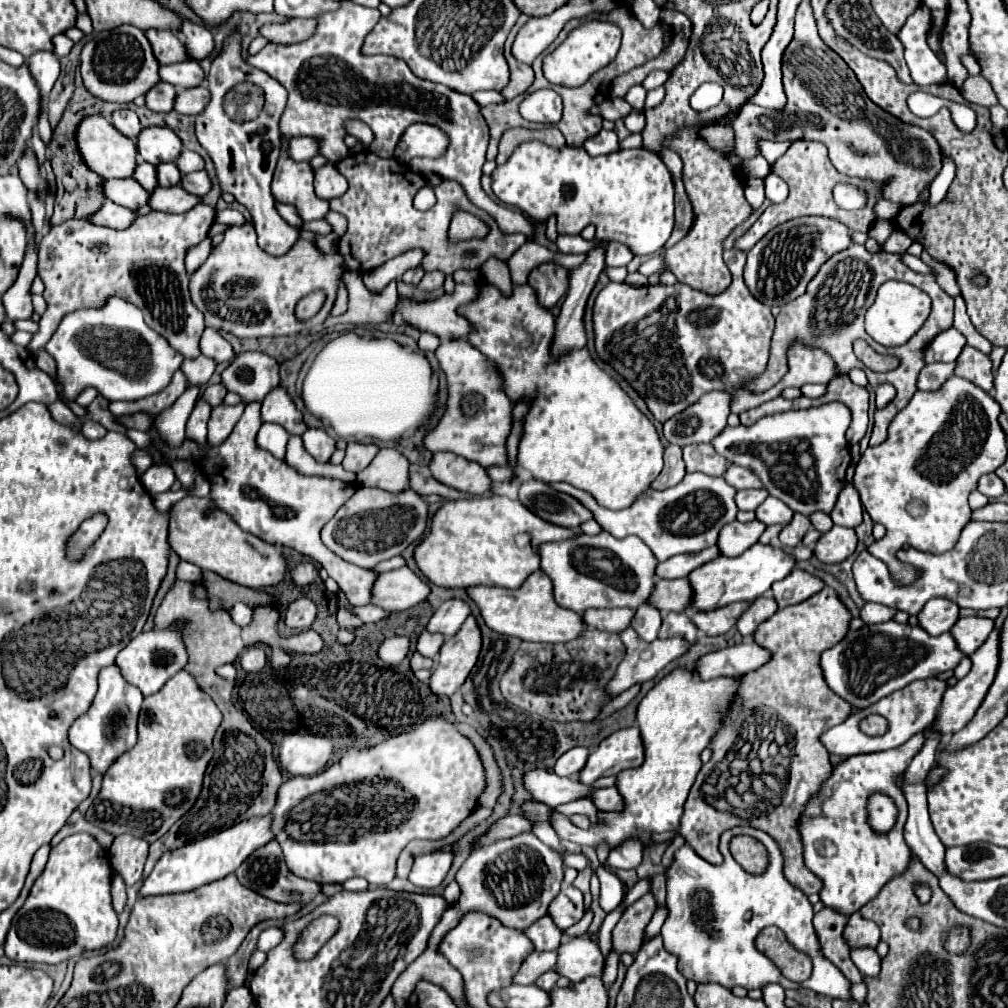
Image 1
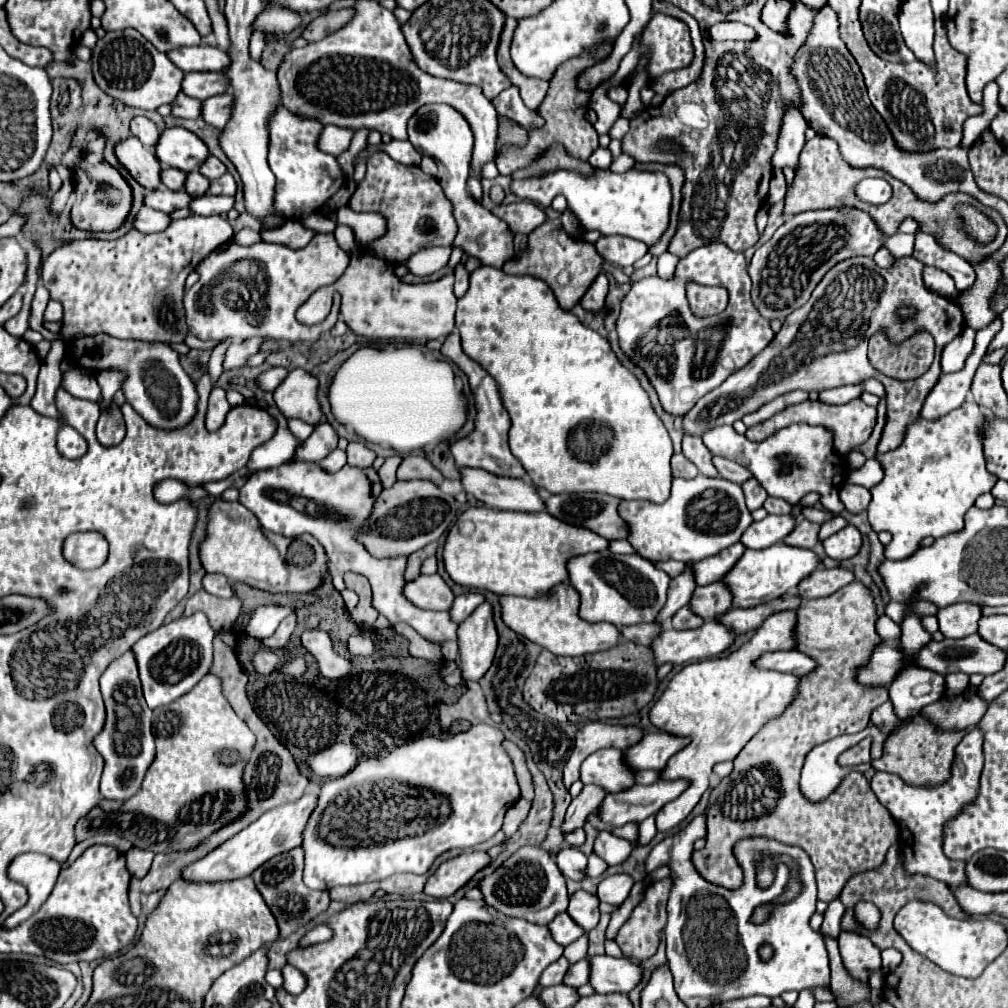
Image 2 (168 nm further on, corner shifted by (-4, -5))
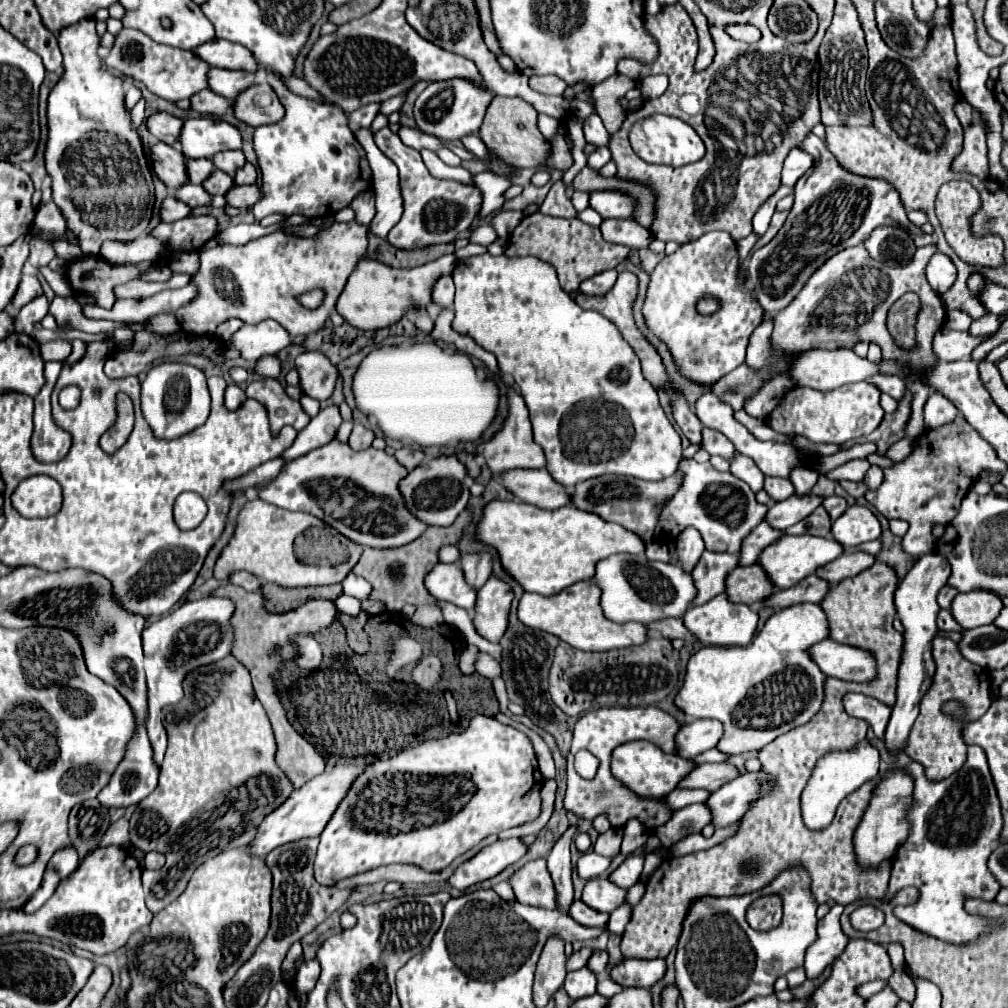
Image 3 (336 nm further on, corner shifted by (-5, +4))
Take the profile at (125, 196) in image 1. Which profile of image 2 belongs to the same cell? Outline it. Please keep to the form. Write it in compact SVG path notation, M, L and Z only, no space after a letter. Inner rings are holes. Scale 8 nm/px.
M165 187L145 191L145 199L143 199L147 207L163 211L163 213L171 213L175 209L187 207L189 201L191 201L191 195L187 195L185 191L167 191Z

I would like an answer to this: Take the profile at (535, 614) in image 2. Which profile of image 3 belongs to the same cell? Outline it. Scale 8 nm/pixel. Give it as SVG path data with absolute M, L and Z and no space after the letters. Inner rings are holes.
M594 580L578 582L576 586L570 586L568 590L562 590L556 596L540 596L540 594L524 592L518 604L518 618L526 626L550 632L578 650L600 652L600 650L614 650L614 648L628 648L628 646L644 644L648 638L646 636L648 628L638 622L616 624L608 620L602 612L600 596L602 596L602 590L596 586Z

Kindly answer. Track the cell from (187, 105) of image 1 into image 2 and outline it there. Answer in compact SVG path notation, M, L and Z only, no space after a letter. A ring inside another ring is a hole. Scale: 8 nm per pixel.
M221 93L215 97L209 97L201 103L201 117L205 123L209 123L215 129L223 129L227 123L227 115L231 115L231 95Z

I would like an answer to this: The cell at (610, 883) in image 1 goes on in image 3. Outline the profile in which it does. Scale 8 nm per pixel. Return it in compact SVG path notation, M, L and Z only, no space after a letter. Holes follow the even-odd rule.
M632 854L628 856L612 874L612 882L616 882L618 886L624 886L624 888L630 888L638 882L640 874L642 874L642 866L644 866L644 856L640 854Z

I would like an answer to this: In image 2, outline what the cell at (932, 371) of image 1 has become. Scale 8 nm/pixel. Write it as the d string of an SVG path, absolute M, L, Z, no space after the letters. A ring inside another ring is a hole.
M1001 319L991 321L985 329L979 329L977 337L975 337L975 349L971 351L969 359L965 361L965 367L957 373L941 373L939 381L935 383L935 387L931 389L931 393L927 395L927 399L923 403L921 415L925 419L939 419L939 417L947 415L949 411L957 409L965 401L973 375L975 375L991 339L997 335L999 329L1001 329Z

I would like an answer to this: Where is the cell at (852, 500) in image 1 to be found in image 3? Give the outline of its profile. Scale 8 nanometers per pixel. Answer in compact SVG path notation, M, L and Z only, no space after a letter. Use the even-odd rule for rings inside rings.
M872 464L870 470L868 470L868 474L866 474L866 478L864 478L864 482L868 484L868 488L876 490L880 486L880 482L882 482L882 468L876 466L876 464Z

